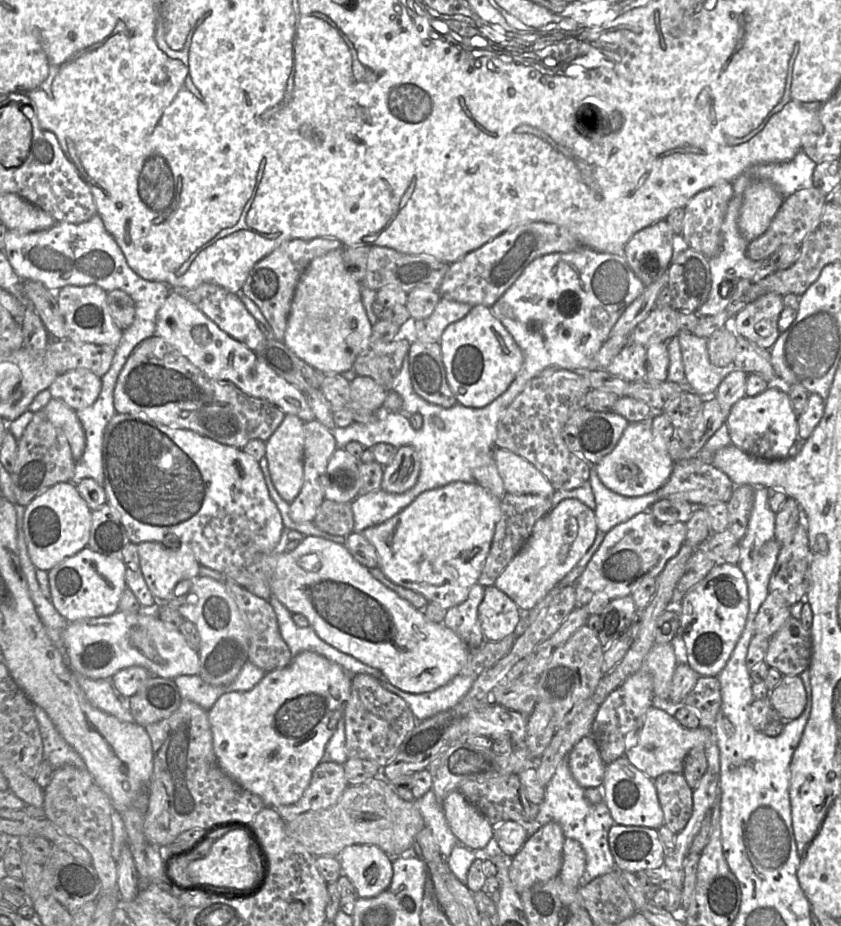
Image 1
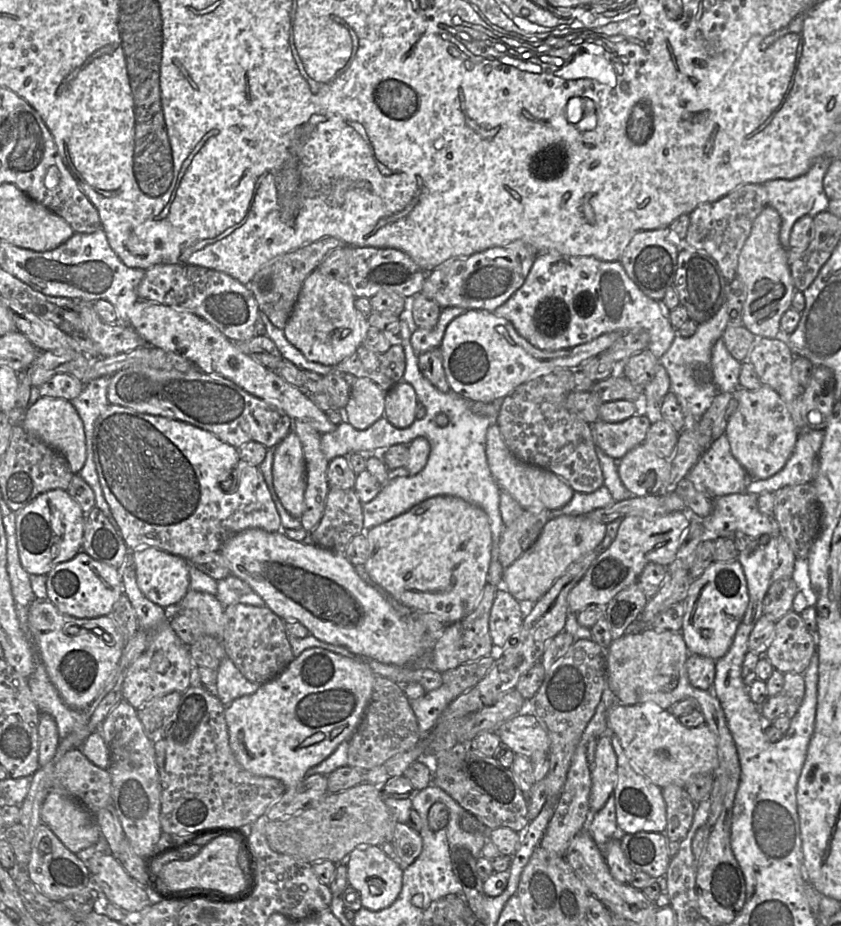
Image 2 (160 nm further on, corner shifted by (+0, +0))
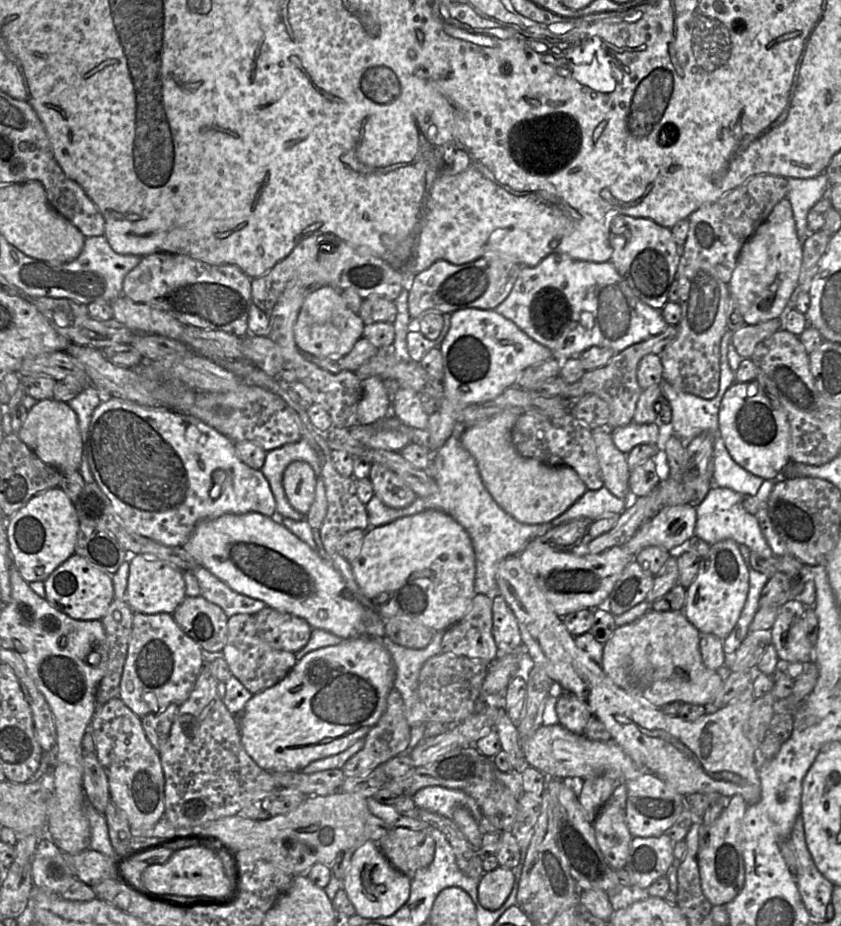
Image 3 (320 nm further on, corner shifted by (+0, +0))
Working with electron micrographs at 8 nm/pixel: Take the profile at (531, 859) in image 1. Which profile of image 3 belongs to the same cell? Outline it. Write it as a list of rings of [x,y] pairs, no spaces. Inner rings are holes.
[[[563,692],[556,701],[555,710],[559,723],[575,734],[583,734],[591,712],[587,705],[570,692]]]

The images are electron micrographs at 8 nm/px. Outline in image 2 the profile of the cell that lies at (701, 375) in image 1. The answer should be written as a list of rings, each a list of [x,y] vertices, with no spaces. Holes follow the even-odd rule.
[[[720,338],[712,347],[712,382],[720,392],[733,392],[739,388],[741,365],[727,350]]]

